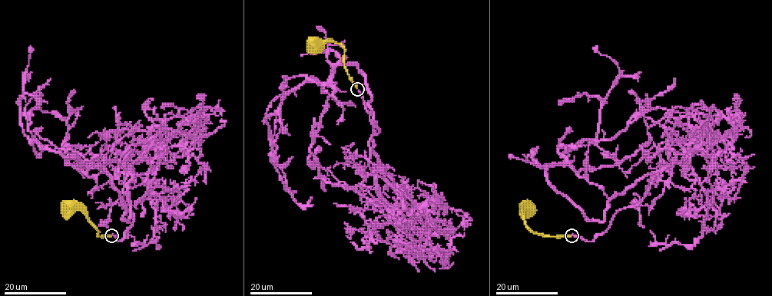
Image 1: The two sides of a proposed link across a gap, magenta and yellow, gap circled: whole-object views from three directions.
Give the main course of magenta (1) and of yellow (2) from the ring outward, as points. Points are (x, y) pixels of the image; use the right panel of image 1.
1: (572, 235), (603, 233), (654, 174), (588, 220), (546, 167), (648, 109), (679, 116)
2: (571, 235), (541, 235), (531, 231), (526, 225), (521, 207), (527, 208)

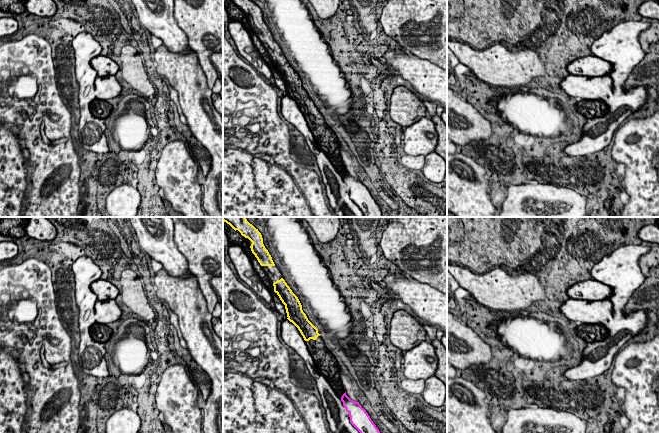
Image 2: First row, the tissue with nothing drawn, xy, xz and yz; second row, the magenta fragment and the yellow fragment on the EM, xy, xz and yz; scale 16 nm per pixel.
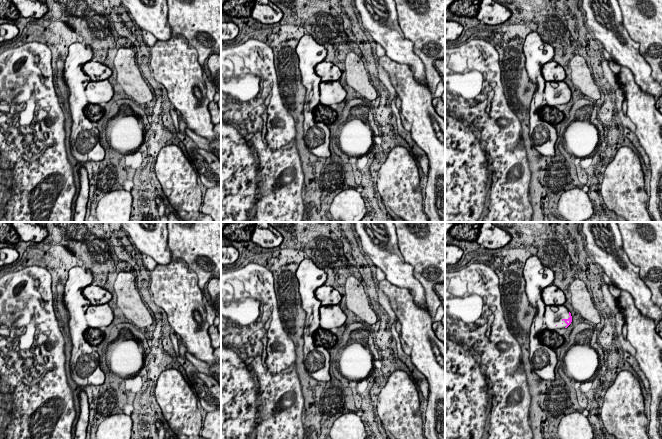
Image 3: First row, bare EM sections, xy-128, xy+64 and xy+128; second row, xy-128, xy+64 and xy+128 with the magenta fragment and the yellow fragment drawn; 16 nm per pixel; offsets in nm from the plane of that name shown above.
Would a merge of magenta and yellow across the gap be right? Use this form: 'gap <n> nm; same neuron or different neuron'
gap 950 nm; different neuron

